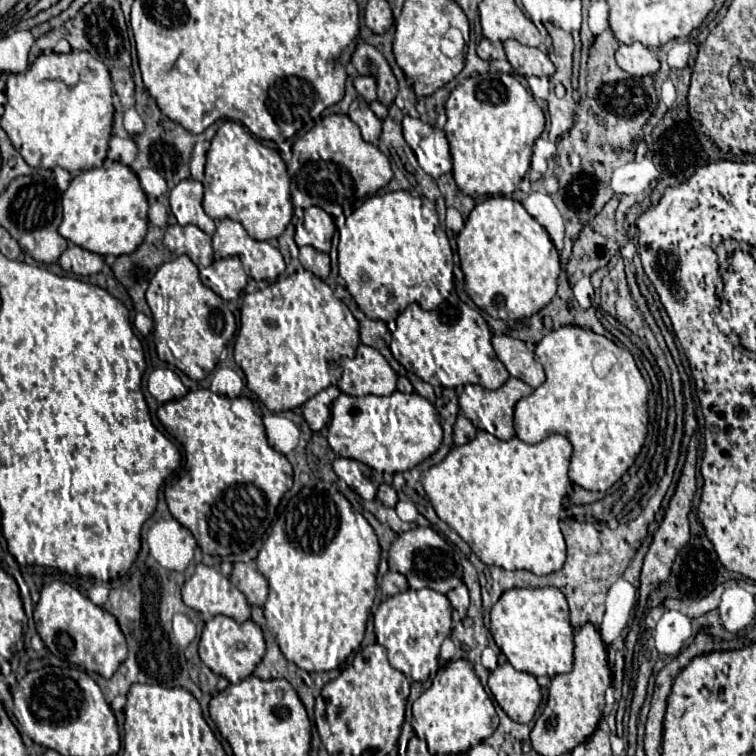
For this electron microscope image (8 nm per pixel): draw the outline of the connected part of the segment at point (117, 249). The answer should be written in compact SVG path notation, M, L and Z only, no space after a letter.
M104 161L102 167L82 171L72 179L70 187L62 195L64 217L58 233L78 247L84 247L98 255L130 255L142 243L148 227L148 201L140 189L138 177L130 167Z

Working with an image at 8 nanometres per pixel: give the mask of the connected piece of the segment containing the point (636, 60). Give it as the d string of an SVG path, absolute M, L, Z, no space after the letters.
M632 43L632 45L620 45L616 51L616 61L620 69L634 77L646 77L646 75L656 75L660 69L660 61L654 51L644 47L642 43Z

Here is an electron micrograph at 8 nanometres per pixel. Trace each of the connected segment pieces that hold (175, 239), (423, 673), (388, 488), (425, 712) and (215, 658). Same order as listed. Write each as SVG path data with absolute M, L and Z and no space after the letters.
M172 225L166 229L164 245L174 255L188 255L198 269L208 267L212 257L212 239L196 225Z
M408 589L404 593L384 599L374 613L374 627L378 643L386 647L390 665L412 677L412 681L430 679L438 671L440 645L452 631L450 613L452 609L448 597L432 589Z
M382 483L382 485L378 487L376 499L378 499L384 507L394 507L394 505L396 505L396 501L398 501L398 495L396 495L396 490L392 485Z
M456 659L444 667L440 667L440 671L436 673L430 689L426 689L412 705L413 719L410 721L415 734L422 740L425 740L428 749L432 751L432 755L458 755L458 753L466 753L470 747L474 747L476 743L488 739L494 733L492 727L492 719L496 715L494 705L490 701L490 697L486 695L484 687L480 685L480 679L476 677L472 665L466 659Z
M216 615L204 625L200 635L200 645L198 645L202 663L208 665L216 675L226 677L230 683L238 683L246 679L248 675L252 675L254 667L260 663L264 655L264 649L266 645L264 645L262 629L254 621L248 619L244 623L238 623L224 615Z

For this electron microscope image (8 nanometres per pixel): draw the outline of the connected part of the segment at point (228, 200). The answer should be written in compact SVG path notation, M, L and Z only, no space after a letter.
M226 121L216 131L208 151L204 177L204 211L212 219L232 219L242 223L248 235L252 235L252 239L256 241L268 241L272 237L280 237L292 219L290 177L280 153L258 143L240 123Z

